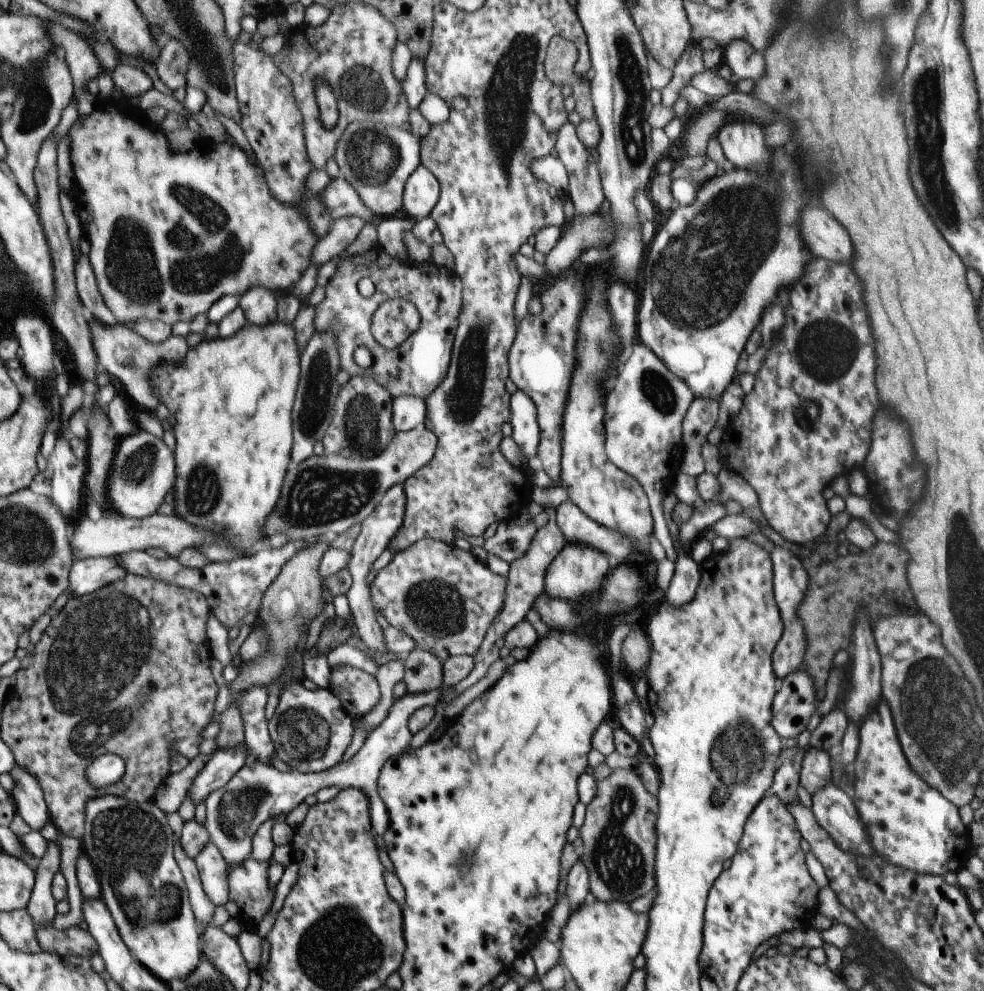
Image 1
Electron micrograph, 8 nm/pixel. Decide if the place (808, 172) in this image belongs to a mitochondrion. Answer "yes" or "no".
yes

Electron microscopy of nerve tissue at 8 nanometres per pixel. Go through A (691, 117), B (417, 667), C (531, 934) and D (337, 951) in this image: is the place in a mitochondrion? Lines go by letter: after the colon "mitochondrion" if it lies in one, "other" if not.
A: other
B: mitochondrion
C: other
D: mitochondrion

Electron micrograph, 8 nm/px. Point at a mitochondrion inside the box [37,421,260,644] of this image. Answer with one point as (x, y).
(203, 491)

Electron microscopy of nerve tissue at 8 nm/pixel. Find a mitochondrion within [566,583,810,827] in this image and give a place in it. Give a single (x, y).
(738, 756)

